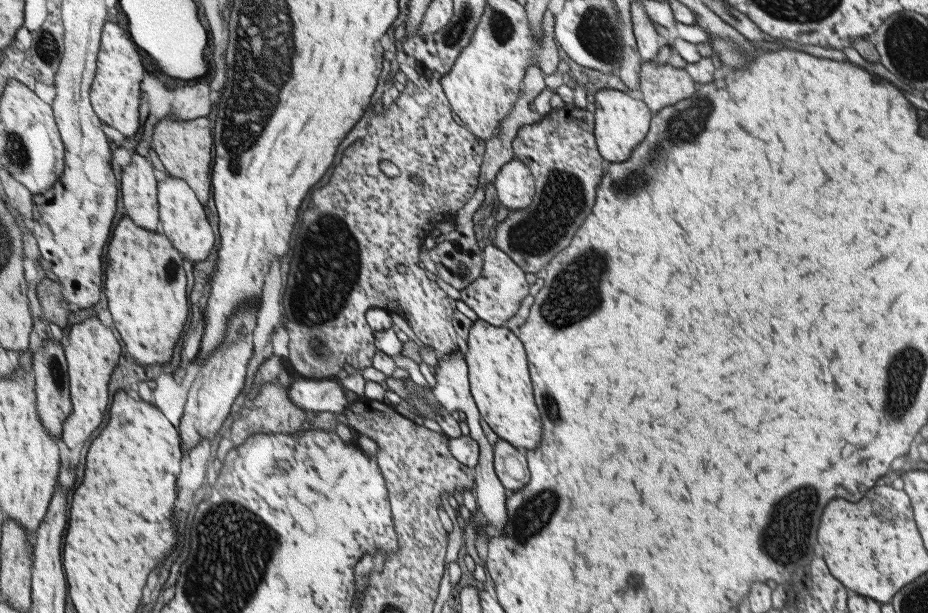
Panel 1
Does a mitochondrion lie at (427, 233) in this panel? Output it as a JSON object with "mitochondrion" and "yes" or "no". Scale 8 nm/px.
{"mitochondrion":"no"}

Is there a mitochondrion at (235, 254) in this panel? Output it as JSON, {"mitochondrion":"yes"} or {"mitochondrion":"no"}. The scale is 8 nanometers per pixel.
{"mitochondrion":"no"}

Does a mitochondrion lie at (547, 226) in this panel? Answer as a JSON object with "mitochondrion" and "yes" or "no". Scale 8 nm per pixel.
{"mitochondrion":"yes"}

